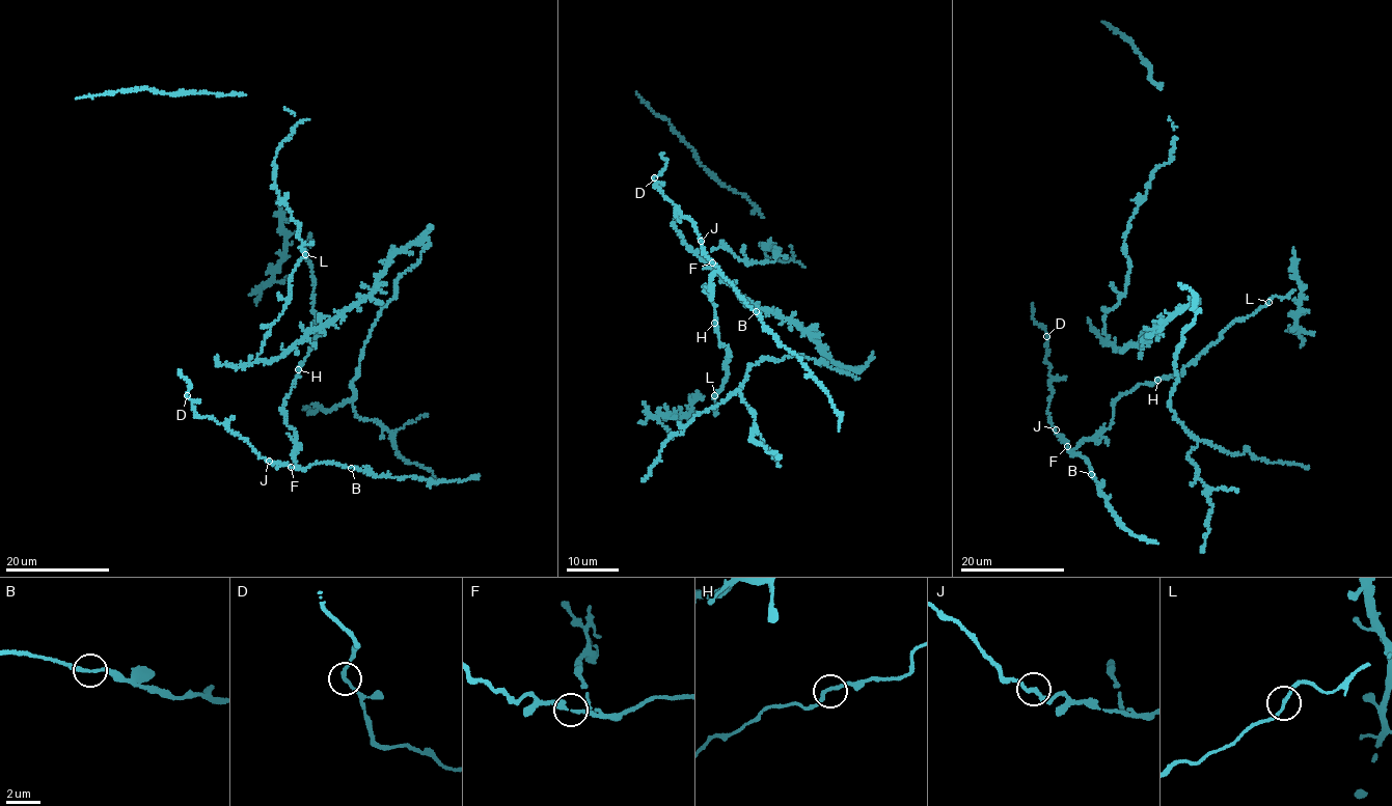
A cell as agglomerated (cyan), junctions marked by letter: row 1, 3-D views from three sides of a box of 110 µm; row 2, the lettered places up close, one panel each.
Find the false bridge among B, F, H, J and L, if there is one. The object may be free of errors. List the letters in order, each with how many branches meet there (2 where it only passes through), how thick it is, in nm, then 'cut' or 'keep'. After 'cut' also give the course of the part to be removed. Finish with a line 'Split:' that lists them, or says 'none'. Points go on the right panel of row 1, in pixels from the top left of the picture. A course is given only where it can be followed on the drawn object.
B: 2 branches meet; 190 nm thick; keep
F: 2 branches meet; 220 nm thick; keep
H: 2 branches meet; 190 nm thick; keep
J: 2 branches meet; 200 nm thick; keep
L: 2 branches meet; 180 nm thick; keep
Split: none

